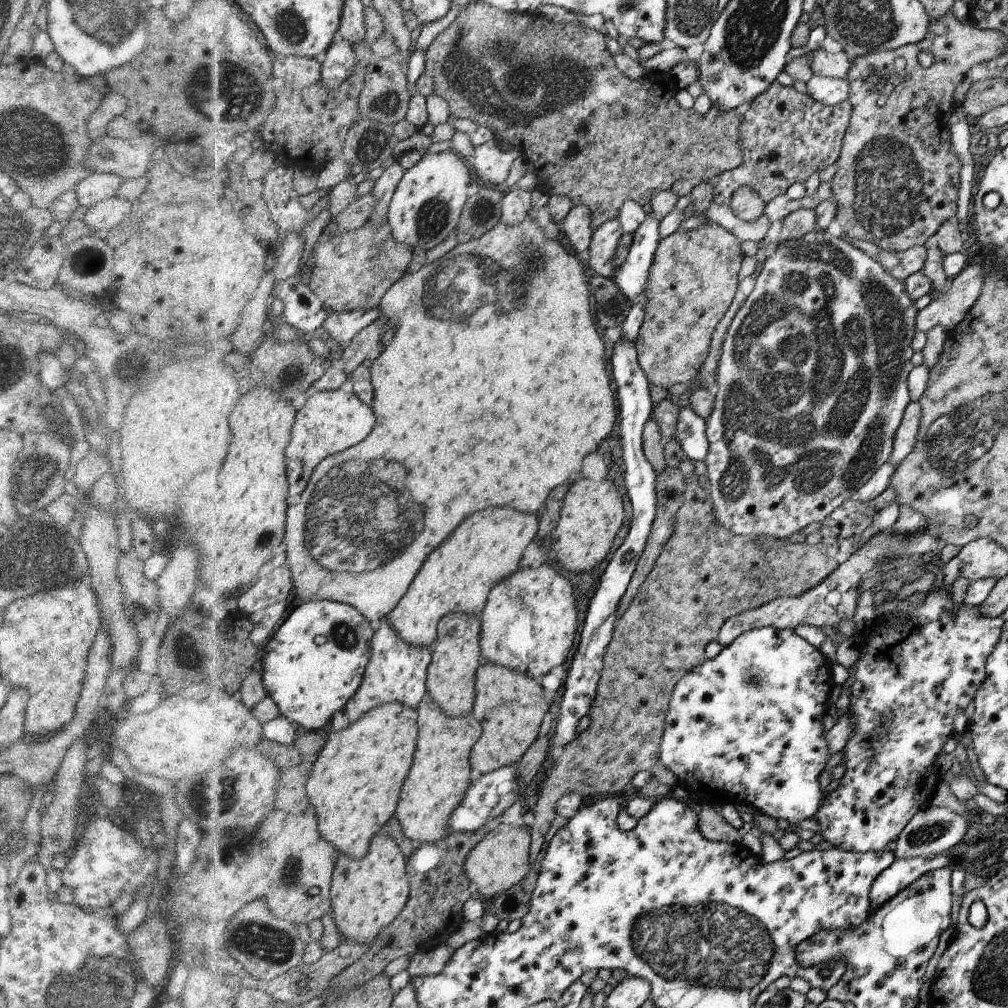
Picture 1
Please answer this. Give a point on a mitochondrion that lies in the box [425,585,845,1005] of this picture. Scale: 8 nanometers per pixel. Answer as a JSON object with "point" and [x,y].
{"point":[719,946]}

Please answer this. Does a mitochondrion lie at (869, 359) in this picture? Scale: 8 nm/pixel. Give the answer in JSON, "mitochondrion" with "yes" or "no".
{"mitochondrion":"yes"}

